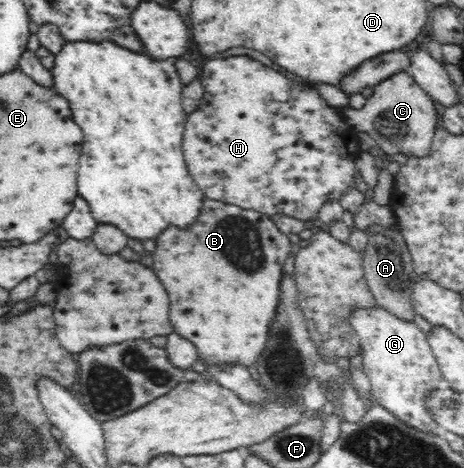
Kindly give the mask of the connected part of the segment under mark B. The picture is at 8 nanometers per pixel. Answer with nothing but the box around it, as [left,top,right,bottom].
[149,199,291,366]

